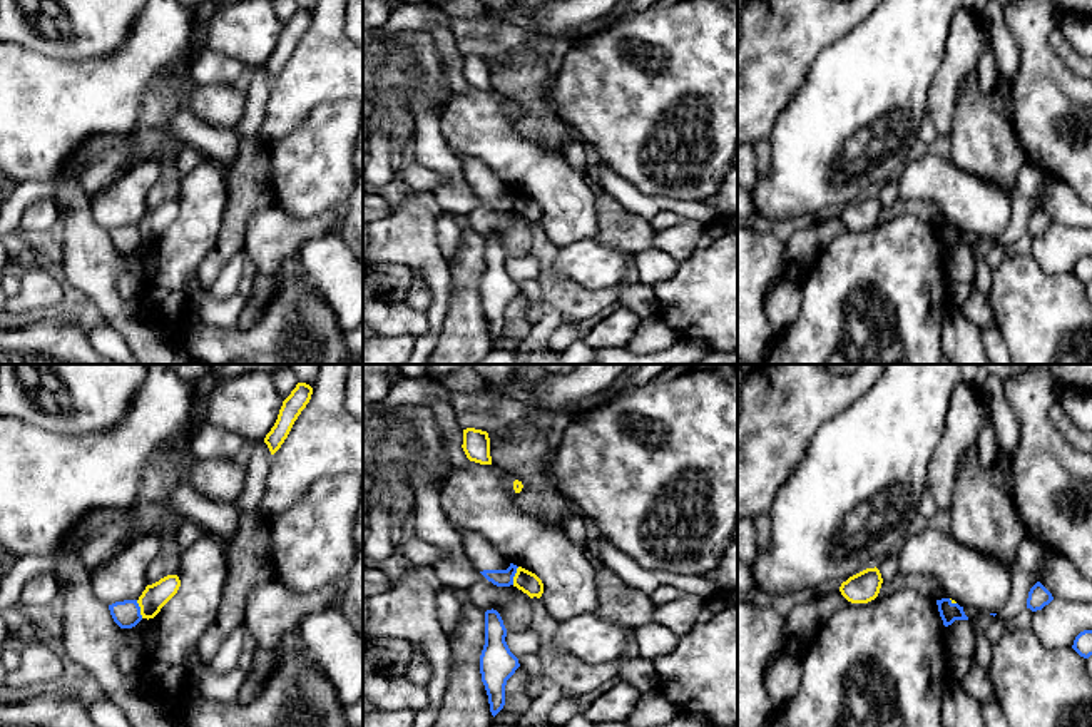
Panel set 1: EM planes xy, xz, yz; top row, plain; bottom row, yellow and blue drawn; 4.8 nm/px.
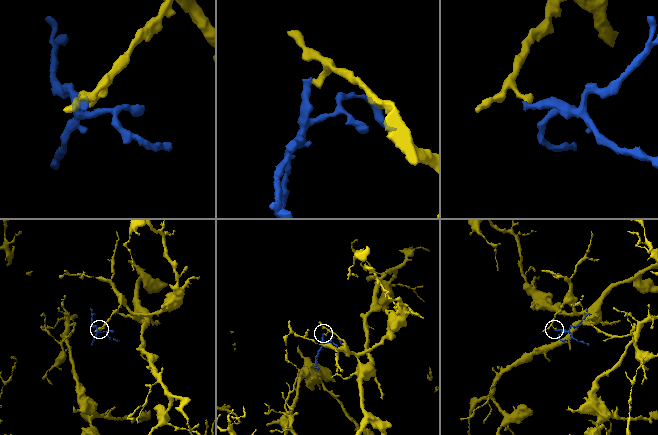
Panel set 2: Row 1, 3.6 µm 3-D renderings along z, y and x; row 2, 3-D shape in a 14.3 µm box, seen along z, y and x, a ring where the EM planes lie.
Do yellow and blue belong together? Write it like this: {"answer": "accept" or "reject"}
{"answer": "reject"}

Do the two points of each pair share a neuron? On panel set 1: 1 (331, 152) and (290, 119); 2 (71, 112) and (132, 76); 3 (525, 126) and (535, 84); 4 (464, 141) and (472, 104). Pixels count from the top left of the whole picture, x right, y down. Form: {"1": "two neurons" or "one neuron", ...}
{"1": "two neurons", "2": "one neuron", "3": "one neuron", "4": "one neuron"}

